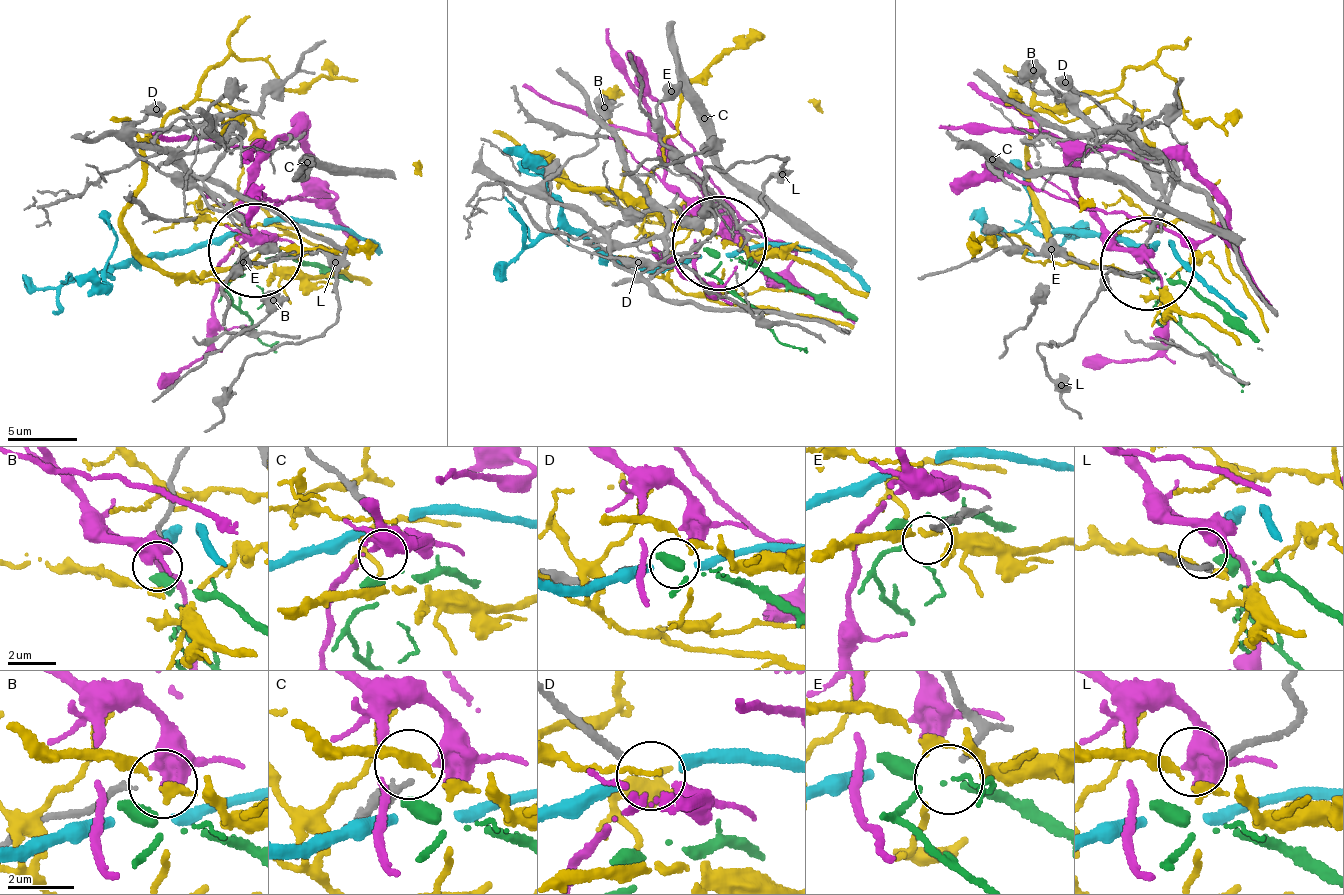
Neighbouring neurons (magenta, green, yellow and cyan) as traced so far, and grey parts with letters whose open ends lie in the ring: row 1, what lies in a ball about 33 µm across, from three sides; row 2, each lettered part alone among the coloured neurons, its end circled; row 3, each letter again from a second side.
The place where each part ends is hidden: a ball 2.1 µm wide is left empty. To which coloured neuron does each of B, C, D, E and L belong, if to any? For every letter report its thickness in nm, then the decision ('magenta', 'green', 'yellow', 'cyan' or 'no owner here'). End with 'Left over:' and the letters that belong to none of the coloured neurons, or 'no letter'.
B: calibre 180 nm; no owner here
C: calibre 190 nm; no owner here
D: calibre 200 nm; magenta
E: calibre 160 nm; no owner here
L: calibre 180 nm; yellow
Left over: B, C, E

